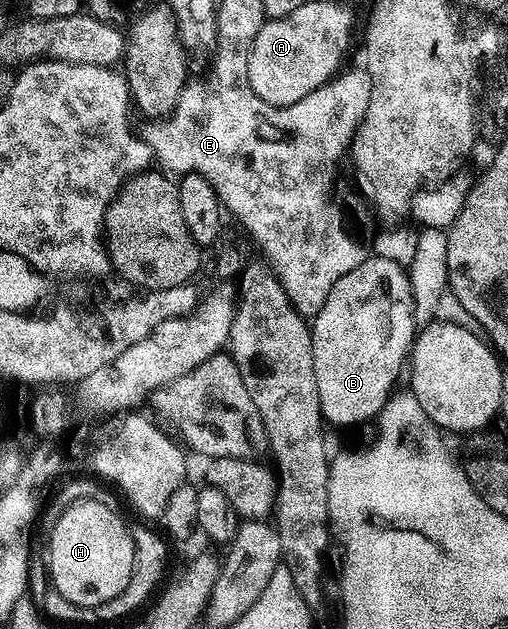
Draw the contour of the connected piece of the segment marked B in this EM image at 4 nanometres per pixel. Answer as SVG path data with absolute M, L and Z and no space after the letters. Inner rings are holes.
M367 256L354 269L348 269L328 291L324 307L312 318L312 363L316 375L322 414L334 423L358 423L377 418L398 384L400 365L407 361L416 336L410 274L392 259Z

